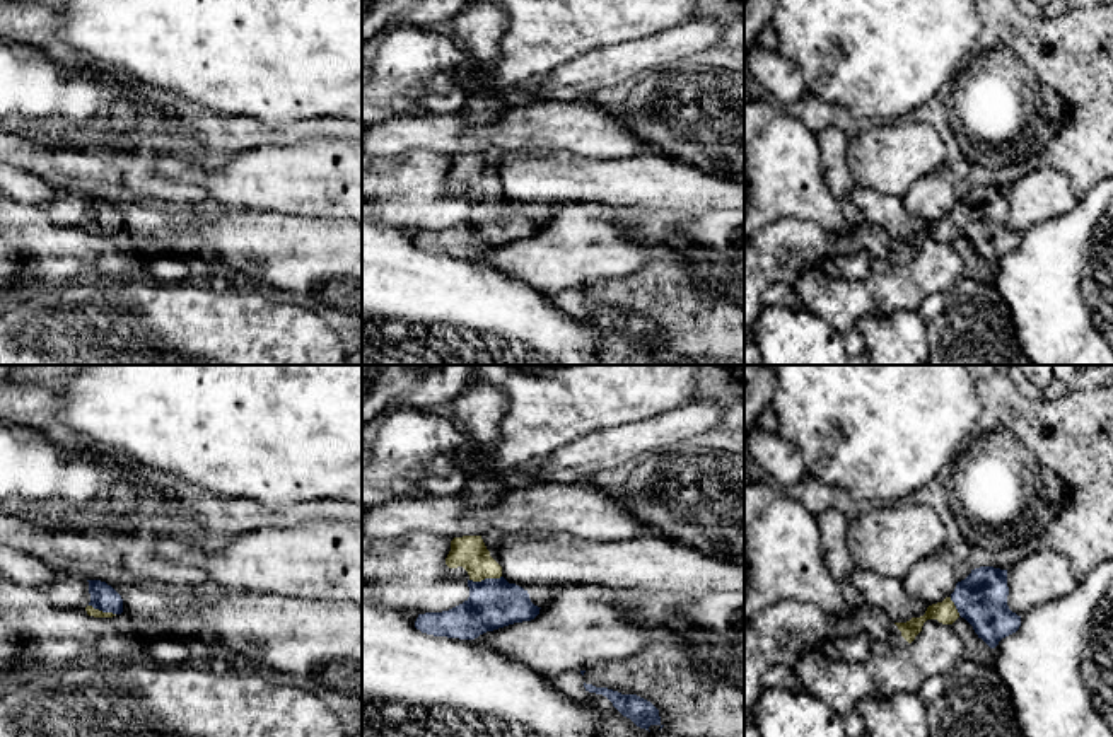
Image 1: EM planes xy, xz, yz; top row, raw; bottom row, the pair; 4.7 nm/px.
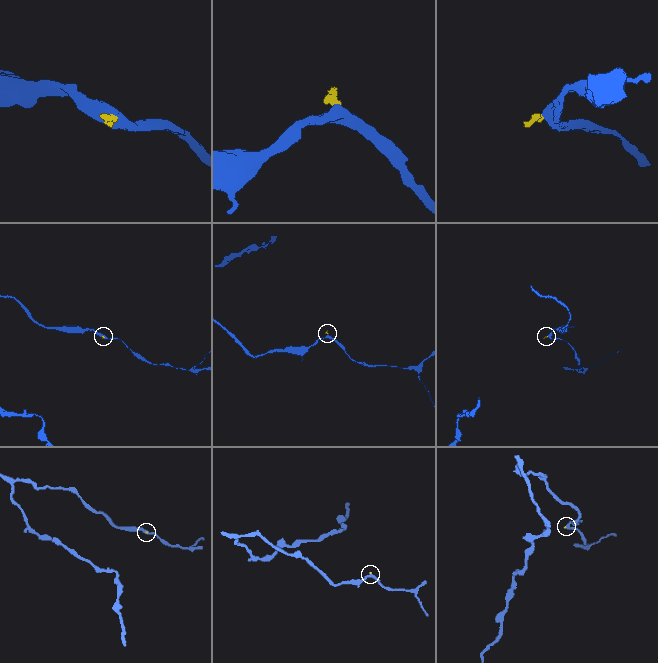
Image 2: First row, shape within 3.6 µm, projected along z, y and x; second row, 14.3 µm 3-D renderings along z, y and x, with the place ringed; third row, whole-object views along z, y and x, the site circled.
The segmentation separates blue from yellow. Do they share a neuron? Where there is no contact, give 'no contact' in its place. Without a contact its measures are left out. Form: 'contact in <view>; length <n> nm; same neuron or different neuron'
contact in xz; length 150 nm; same neuron

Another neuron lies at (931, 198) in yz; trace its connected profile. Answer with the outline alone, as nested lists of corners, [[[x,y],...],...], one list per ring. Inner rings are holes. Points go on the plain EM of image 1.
[[[941,171],[920,177],[903,196],[908,215],[927,223],[951,215],[956,201],[954,186]]]

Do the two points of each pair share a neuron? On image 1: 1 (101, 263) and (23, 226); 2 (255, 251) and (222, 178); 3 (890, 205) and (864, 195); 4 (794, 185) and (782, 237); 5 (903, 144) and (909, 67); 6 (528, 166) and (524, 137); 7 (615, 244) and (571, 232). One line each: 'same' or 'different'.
1: same
2: different
3: same
4: different
5: different
6: different
7: same

